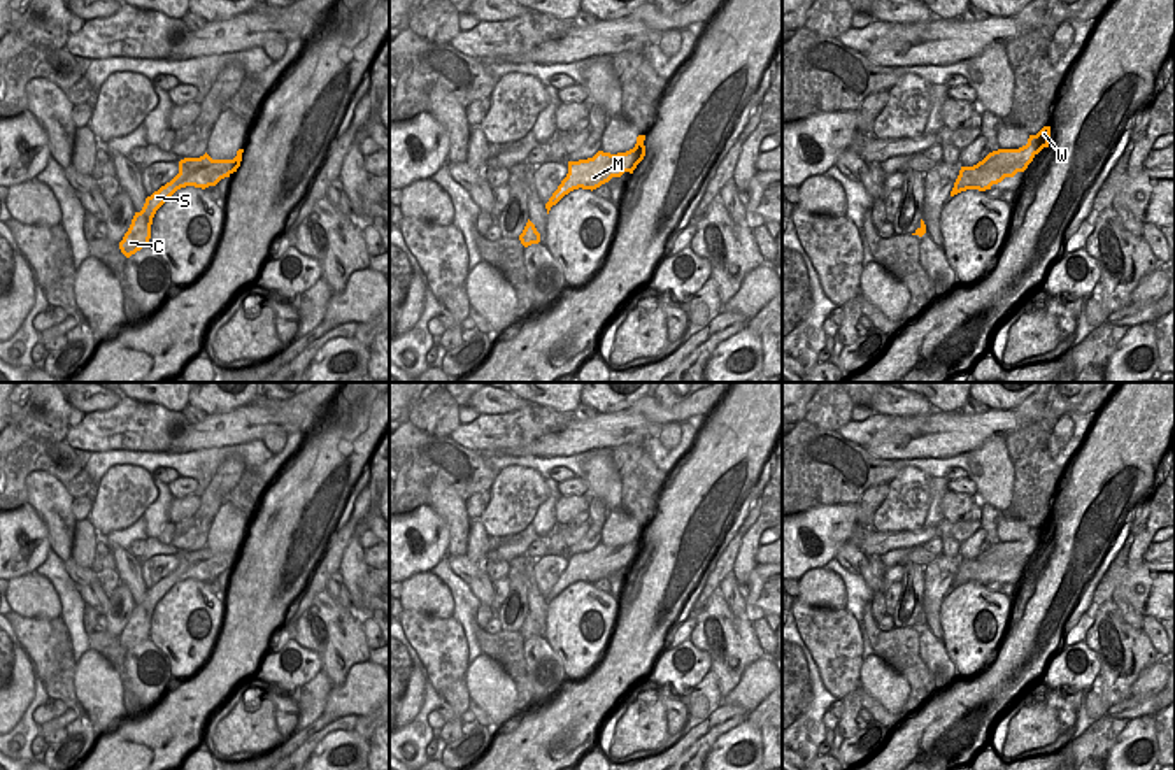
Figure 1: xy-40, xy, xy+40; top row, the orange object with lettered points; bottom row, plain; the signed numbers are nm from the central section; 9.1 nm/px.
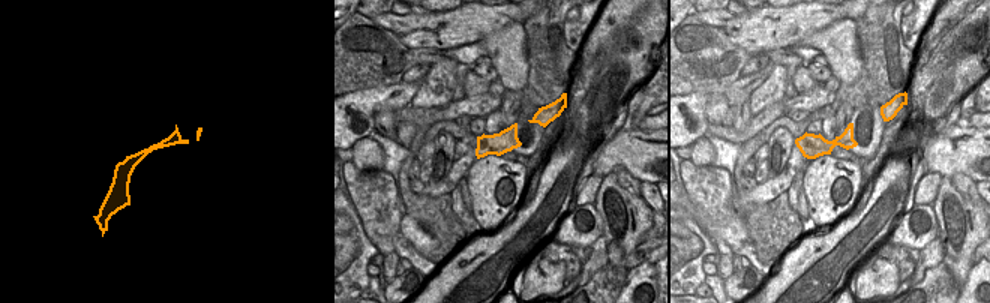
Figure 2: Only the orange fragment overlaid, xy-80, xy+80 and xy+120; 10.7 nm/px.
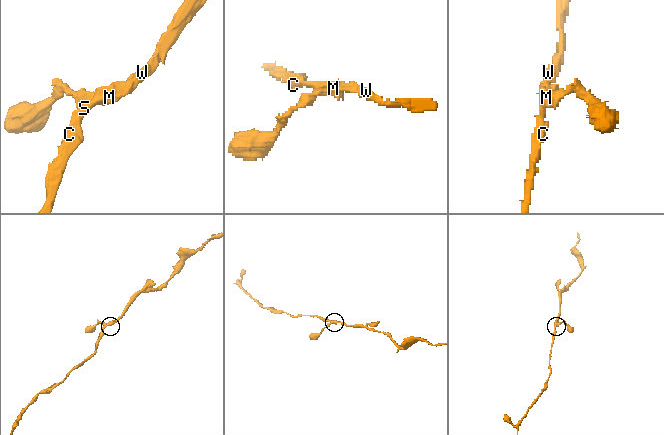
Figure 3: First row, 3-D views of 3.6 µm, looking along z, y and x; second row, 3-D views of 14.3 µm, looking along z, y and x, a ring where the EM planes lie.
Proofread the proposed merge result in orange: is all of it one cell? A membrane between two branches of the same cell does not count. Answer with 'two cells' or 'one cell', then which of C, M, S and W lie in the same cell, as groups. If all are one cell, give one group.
one cell; groups C M S W

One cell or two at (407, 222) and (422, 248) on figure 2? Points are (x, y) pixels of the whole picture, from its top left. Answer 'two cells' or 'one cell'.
one cell

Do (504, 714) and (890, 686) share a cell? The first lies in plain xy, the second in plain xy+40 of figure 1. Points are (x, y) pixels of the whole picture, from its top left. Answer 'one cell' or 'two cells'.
one cell

